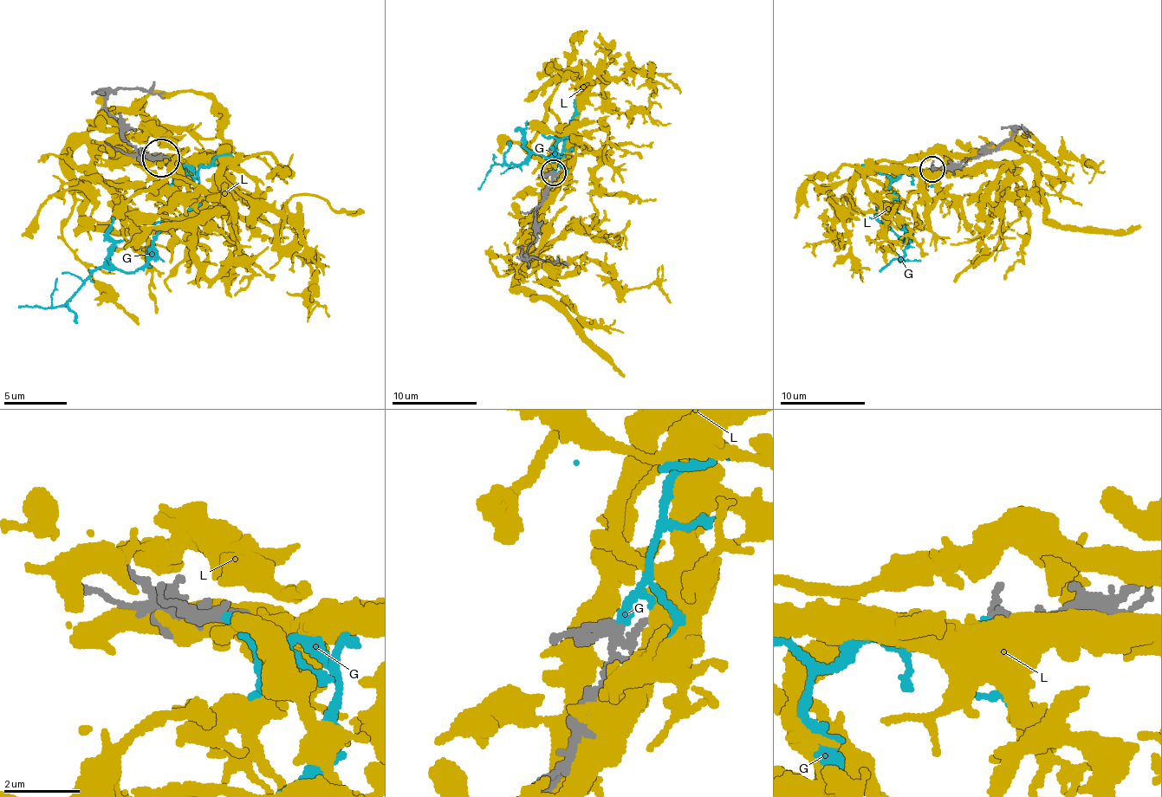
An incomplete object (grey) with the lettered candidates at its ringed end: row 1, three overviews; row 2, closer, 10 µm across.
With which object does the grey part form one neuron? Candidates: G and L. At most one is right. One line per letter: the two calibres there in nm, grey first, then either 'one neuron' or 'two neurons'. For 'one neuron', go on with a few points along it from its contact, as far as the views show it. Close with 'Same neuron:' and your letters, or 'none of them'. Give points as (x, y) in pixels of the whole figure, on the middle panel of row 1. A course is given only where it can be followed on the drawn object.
G: calibres 280 and 180 nm; one neuron; course (553, 171), (566, 136), (574, 129), (548, 157), (532, 152), (522, 161), (495, 164), (478, 190)
L: calibres 260 and 600 nm; two neurons
Same neuron: G

